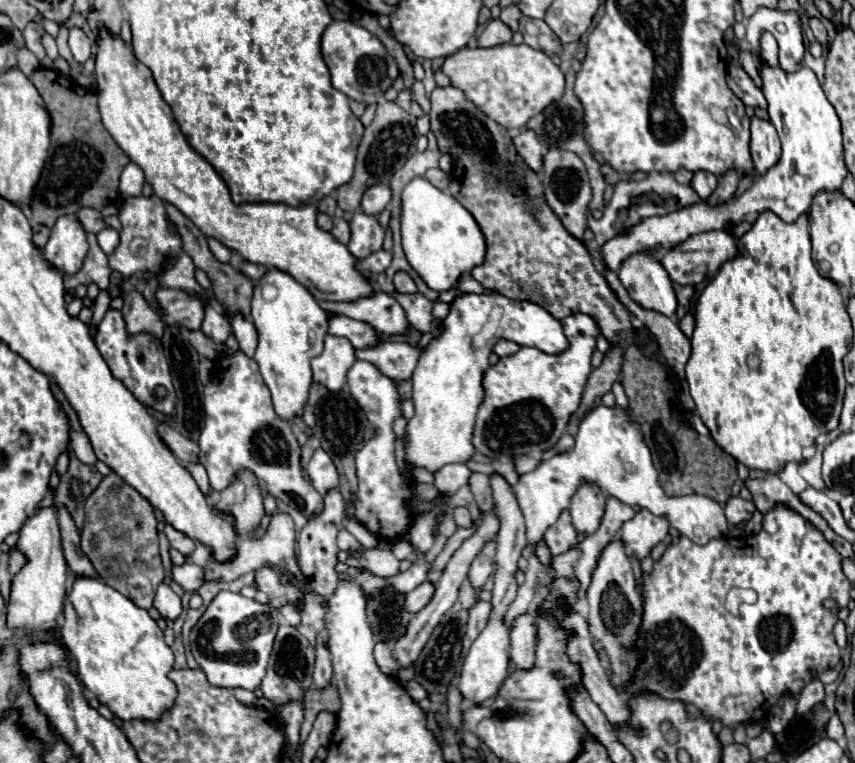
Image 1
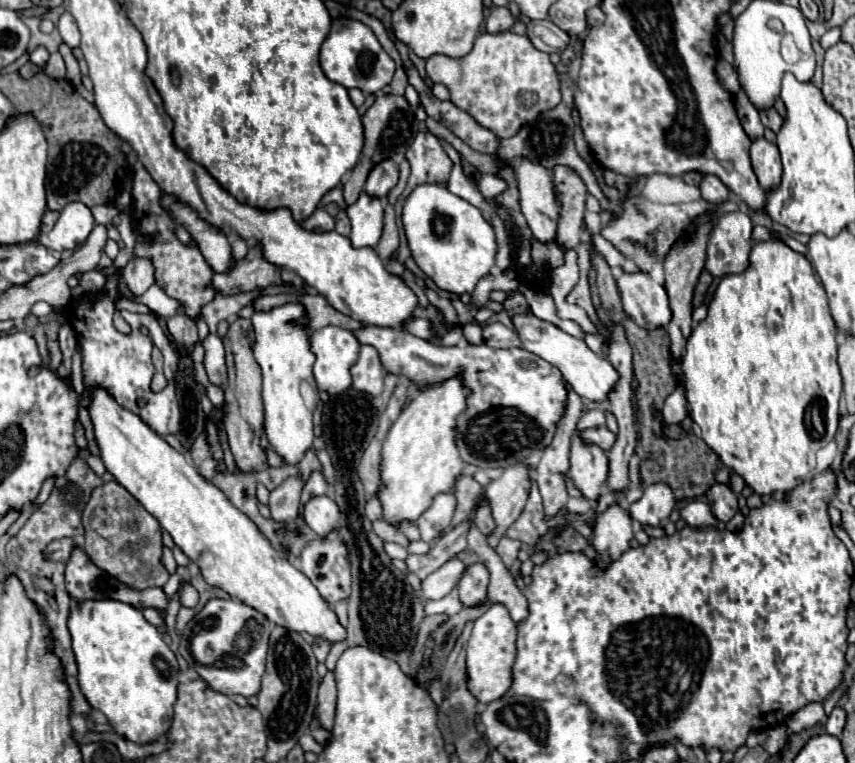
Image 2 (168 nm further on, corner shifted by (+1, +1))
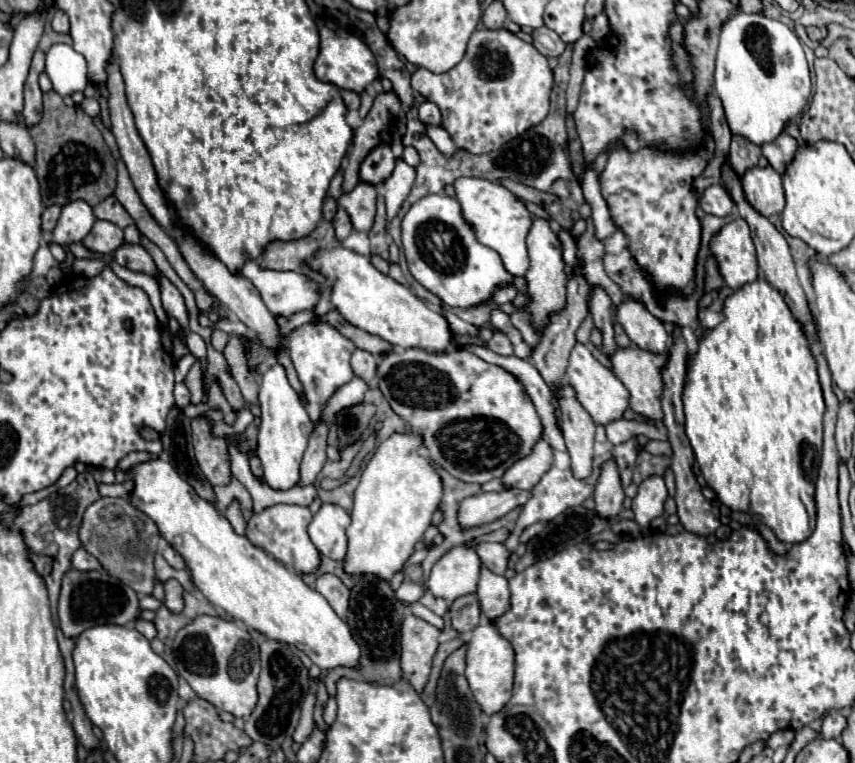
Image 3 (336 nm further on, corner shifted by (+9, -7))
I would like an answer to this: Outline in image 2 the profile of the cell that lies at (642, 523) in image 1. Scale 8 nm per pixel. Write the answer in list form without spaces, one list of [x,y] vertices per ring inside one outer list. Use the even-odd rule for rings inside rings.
[[[656,483],[644,489],[642,499],[632,503],[628,507],[628,513],[644,527],[660,527],[660,519],[668,519],[674,507],[676,501],[670,487],[666,483]]]

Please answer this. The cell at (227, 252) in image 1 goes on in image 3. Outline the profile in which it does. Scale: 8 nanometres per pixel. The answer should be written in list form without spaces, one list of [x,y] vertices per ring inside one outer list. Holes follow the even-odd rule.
[[[248,259],[248,261],[244,263],[244,267],[242,267],[242,275],[248,277],[248,279],[254,283],[254,287],[258,289],[262,301],[266,303],[266,307],[268,307],[268,309],[272,311],[272,315],[276,315],[276,317],[288,319],[288,317],[292,317],[294,313],[308,311],[308,309],[312,309],[312,307],[318,303],[318,299],[320,299],[320,285],[318,285],[314,279],[306,277],[304,273],[300,273],[300,271],[268,271],[268,269],[260,267],[260,261]]]

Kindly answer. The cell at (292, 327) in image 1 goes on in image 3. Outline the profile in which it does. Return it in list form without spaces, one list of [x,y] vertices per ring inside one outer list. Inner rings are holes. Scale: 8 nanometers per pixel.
[[[272,365],[262,373],[260,381],[260,433],[258,433],[258,451],[256,455],[264,467],[264,481],[272,489],[292,489],[300,481],[300,461],[312,433],[312,421],[300,403],[298,393],[290,387],[286,379],[286,369],[282,365]]]

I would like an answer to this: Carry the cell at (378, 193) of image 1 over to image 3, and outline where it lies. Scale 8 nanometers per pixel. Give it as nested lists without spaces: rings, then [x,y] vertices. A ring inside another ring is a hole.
[[[382,143],[360,165],[360,179],[366,181],[366,183],[372,183],[372,185],[378,185],[378,183],[382,183],[390,177],[392,169],[394,169],[394,163],[396,163],[396,157],[392,153],[392,147]]]

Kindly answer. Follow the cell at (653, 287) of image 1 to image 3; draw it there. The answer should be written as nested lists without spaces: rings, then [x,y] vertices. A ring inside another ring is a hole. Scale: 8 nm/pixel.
[[[626,299],[616,311],[616,321],[624,327],[626,335],[636,347],[658,355],[668,349],[670,335],[666,333],[664,325],[644,309],[642,303]]]

